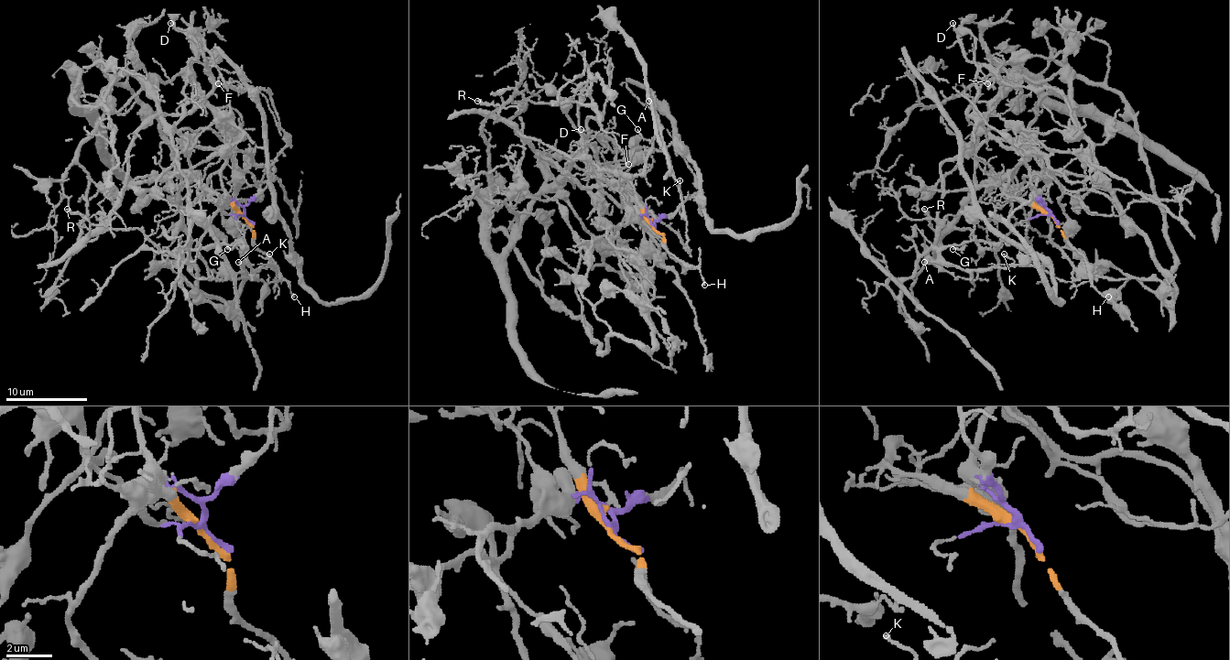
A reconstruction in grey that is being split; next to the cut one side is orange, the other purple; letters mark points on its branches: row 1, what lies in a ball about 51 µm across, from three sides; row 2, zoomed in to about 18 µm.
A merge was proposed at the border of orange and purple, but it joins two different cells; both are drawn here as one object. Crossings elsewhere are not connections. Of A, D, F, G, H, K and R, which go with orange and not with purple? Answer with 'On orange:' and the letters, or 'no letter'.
On orange: A, D, F, G, H, K, R

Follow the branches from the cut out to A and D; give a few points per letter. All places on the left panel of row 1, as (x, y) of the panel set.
A: (244, 219), (168, 171), (129, 186), (107, 224), (139, 229), (164, 254), (242, 241), (237, 261)
D: (244, 219), (202, 182), (205, 169), (240, 139), (242, 131), (232, 119), (227, 86), (213, 58), (170, 23)

